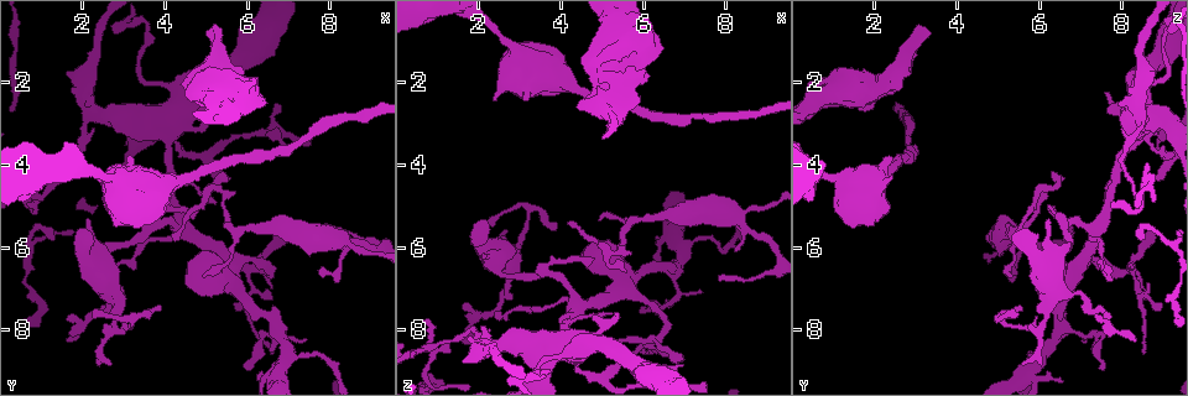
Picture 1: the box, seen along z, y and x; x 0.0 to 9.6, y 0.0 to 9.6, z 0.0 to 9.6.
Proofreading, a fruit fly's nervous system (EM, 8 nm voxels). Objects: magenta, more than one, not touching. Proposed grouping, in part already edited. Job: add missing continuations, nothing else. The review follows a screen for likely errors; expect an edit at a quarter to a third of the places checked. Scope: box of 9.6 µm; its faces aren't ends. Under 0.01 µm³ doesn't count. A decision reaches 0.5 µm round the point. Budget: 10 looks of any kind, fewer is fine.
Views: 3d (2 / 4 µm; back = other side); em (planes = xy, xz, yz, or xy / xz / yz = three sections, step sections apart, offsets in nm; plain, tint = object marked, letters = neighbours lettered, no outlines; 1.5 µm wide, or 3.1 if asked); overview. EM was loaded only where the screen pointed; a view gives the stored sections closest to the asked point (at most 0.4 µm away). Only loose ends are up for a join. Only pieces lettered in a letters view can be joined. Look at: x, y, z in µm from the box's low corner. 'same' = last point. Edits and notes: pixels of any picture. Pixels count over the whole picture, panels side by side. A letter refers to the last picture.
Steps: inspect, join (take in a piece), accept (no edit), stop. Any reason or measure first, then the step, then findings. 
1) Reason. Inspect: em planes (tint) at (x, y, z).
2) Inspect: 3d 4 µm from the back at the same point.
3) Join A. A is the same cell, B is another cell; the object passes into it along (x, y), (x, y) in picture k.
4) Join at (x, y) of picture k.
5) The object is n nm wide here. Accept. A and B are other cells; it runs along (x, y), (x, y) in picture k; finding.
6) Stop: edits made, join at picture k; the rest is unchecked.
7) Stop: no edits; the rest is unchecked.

Branch stops here. Inspect: em planes (letters) at (5.05, 0.75, 3.30).

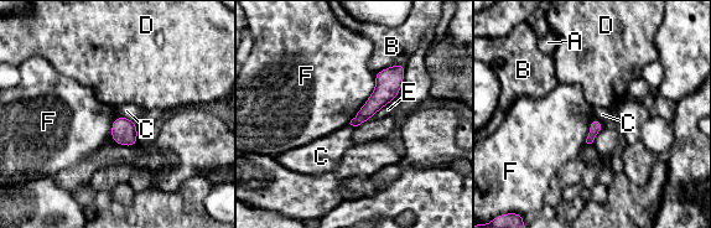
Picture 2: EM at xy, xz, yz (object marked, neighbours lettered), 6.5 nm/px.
The longest contact is with F, 360 nm. Accept. A, B, C, D, E and F are other cells; it runs along (401, 67), (384, 93), (354, 122) in picture 2; none of them fits.

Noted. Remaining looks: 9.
Tapers out. Inspect: 3d 4 µm at (1.70, 7.70, 7.35).

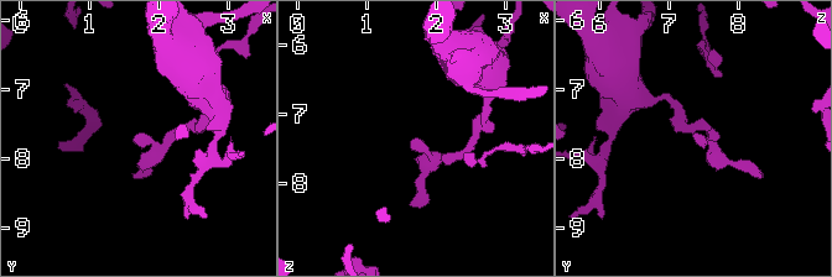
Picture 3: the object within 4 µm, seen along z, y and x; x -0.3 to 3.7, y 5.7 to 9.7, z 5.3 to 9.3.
Need the tissue. Inspect: em xz step 4 (tint) at (1.65, 7.65, 7.35).

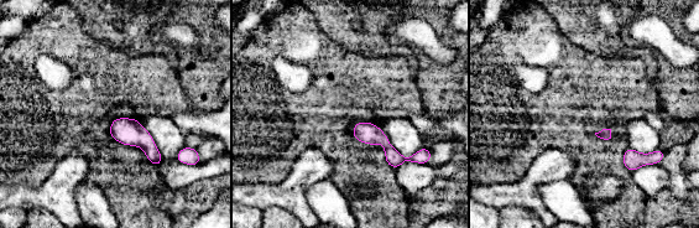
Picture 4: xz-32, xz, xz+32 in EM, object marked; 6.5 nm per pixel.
Cut it another way. Inspect: em planes (letters) at the same point.

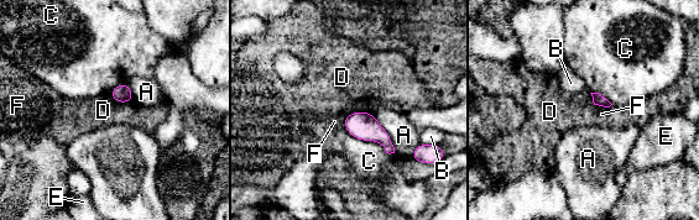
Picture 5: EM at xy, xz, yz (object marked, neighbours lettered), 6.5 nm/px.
Accept. A, B, C, D, E and F are other cells; a border runs along (343, 122), (353, 136), (395, 152) in picture 5; none of them fits.

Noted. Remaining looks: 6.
Branch stops here. Inspect: em yz step 8 (letters) at (2.05, 2.50, 7.90).

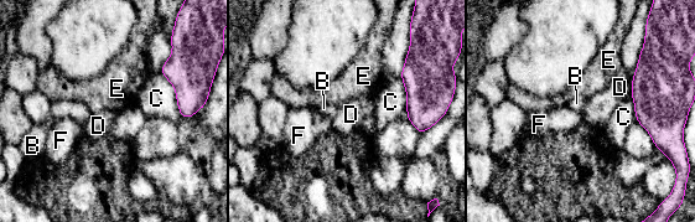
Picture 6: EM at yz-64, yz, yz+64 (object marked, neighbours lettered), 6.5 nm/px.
Another direction. Inspect: em planes (letters) at the same point.

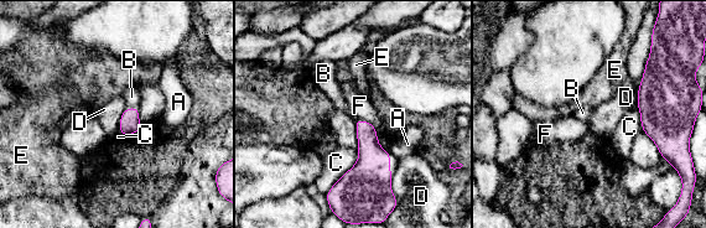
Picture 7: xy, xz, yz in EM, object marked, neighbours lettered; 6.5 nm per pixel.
Accept. A, B, C, D, E and F are other cells; a border runs along (353, 120), (358, 148) in picture 7; none of them fits.

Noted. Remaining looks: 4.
Stops while still wide. Inspect: em 3.1 µm planes (letters) at (3.25, 3.90, 2.40).

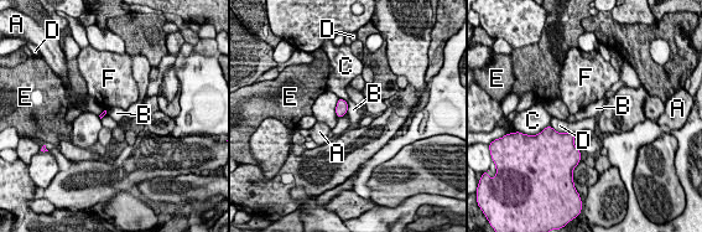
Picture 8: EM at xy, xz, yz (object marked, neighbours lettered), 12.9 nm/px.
Accept. A, B, C, D, E and F are other cells; none of them fits.

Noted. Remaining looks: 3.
Stop: no edits; the rest is unchecked.

